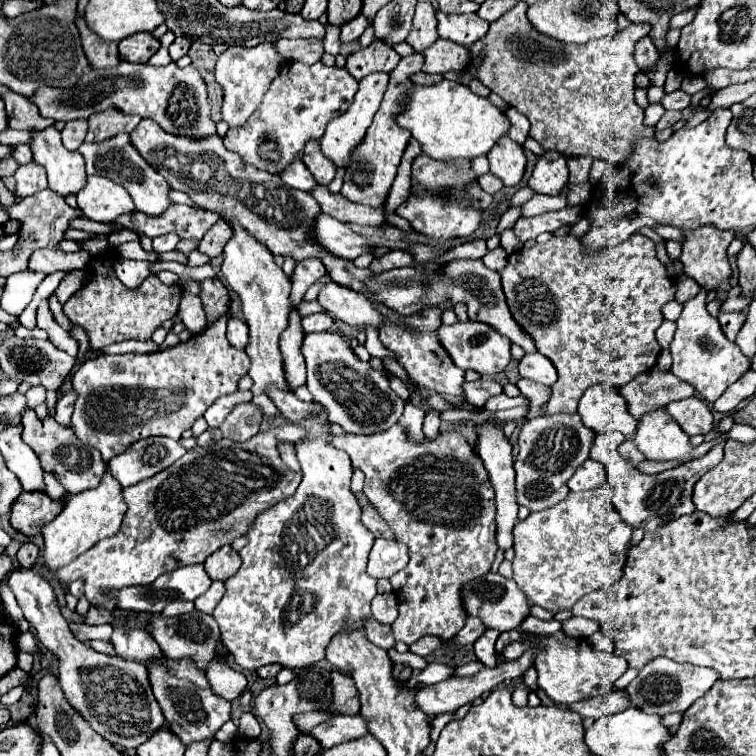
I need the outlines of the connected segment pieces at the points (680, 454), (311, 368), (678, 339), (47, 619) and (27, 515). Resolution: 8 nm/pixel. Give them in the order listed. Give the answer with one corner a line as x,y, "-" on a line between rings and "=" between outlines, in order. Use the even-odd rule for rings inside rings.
663,406
651,410
643,420
639,420
633,442
635,446
645,454
647,460
693,460
703,454
707,454
713,444
728,439
728,433
725,433
715,439
703,442
701,446
693,448
689,444
689,436
663,412
=
313,332
305,334
301,348
307,362
307,388
313,400
323,404
329,420
351,434
379,434
399,420
405,402
391,390
383,372
373,370
369,362
357,358
341,334
=
703,288
697,292
695,298
685,302
669,350
673,356
671,372
679,376
683,382
691,384
697,396
709,404
713,404
725,392
725,388
735,380
739,380
751,366
749,358
737,348
737,344
723,336
719,320
707,312
707,292
703,292
=
15,568
9,576
9,588
17,598
25,620
37,630
37,640
59,658
59,684
65,698
97,734
113,744
123,746
125,750
131,750
165,726
163,712
151,690
149,672
143,664
99,654
87,644
79,642
59,610
51,584
31,568
=
21,492
11,508
11,524
15,530
35,536
63,510
65,500
53,500
45,492

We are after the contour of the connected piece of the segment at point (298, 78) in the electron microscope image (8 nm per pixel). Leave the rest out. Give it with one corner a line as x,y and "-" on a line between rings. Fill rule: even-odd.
289,62
271,82
261,106
251,114
245,126
231,128
225,134
225,148
237,152
245,164
279,174
287,164
303,156
303,148
309,138
323,136
327,124
335,116
347,112
355,92
357,80
347,72
347,68
325,66
323,62
315,62
311,66
303,62

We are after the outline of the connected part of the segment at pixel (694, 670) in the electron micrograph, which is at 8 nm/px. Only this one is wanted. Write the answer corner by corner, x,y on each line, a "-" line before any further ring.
655,658
649,662
639,676
627,686
631,696
631,704
641,708
643,712
651,714
669,714
669,712
685,712
697,698
705,696
707,690
719,680
719,674
713,668
693,666
693,664
679,664
669,658

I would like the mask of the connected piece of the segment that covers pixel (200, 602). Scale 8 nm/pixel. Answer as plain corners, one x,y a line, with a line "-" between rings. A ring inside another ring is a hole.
215,580
215,582
211,584
211,588
209,588
203,596
199,596
199,598
195,600
197,610
201,610
201,612
205,612
205,614
211,614
213,608
217,606
217,602
223,598
223,588
225,588
225,582

